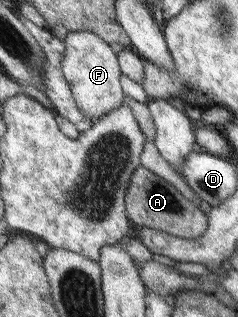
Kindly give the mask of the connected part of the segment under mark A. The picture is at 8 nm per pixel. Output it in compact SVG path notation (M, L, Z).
M138 166L132 185L127 190L127 210L137 228L151 228L187 240L197 240L208 228L208 215L181 195L173 185L143 166Z

